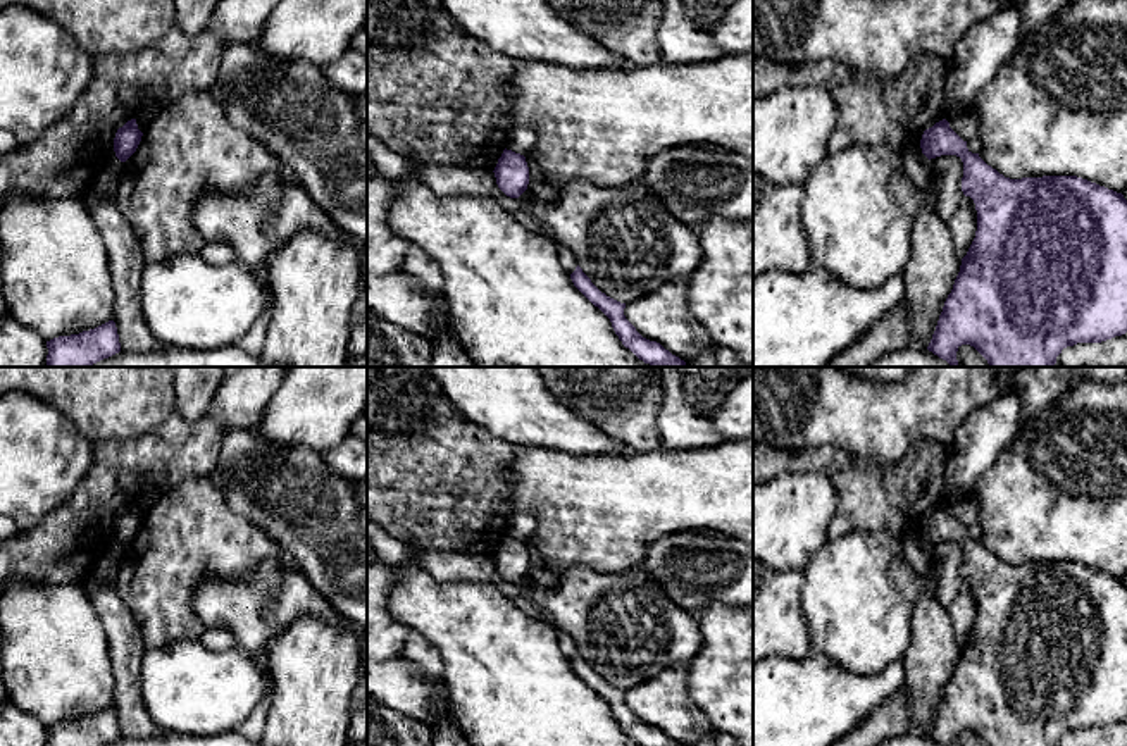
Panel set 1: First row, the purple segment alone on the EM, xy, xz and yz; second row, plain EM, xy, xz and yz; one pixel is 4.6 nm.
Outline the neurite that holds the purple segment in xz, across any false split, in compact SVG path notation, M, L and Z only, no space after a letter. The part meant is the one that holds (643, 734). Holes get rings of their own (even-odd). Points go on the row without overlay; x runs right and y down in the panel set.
M579 651L570 660L570 665L574 672L610 705L612 713L622 730L629 734L639 746L681 746L660 729L643 724L624 701L626 689L620 689L601 679Z

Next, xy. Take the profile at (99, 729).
M114 706L79 720L47 727L47 746L103 746L121 737Z

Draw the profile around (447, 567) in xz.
M427 551L420 565L439 582L493 582L498 575L491 556Z

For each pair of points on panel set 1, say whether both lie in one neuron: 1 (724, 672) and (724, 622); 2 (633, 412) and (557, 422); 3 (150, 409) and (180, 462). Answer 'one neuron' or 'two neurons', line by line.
1: one neuron
2: two neurons
3: two neurons

